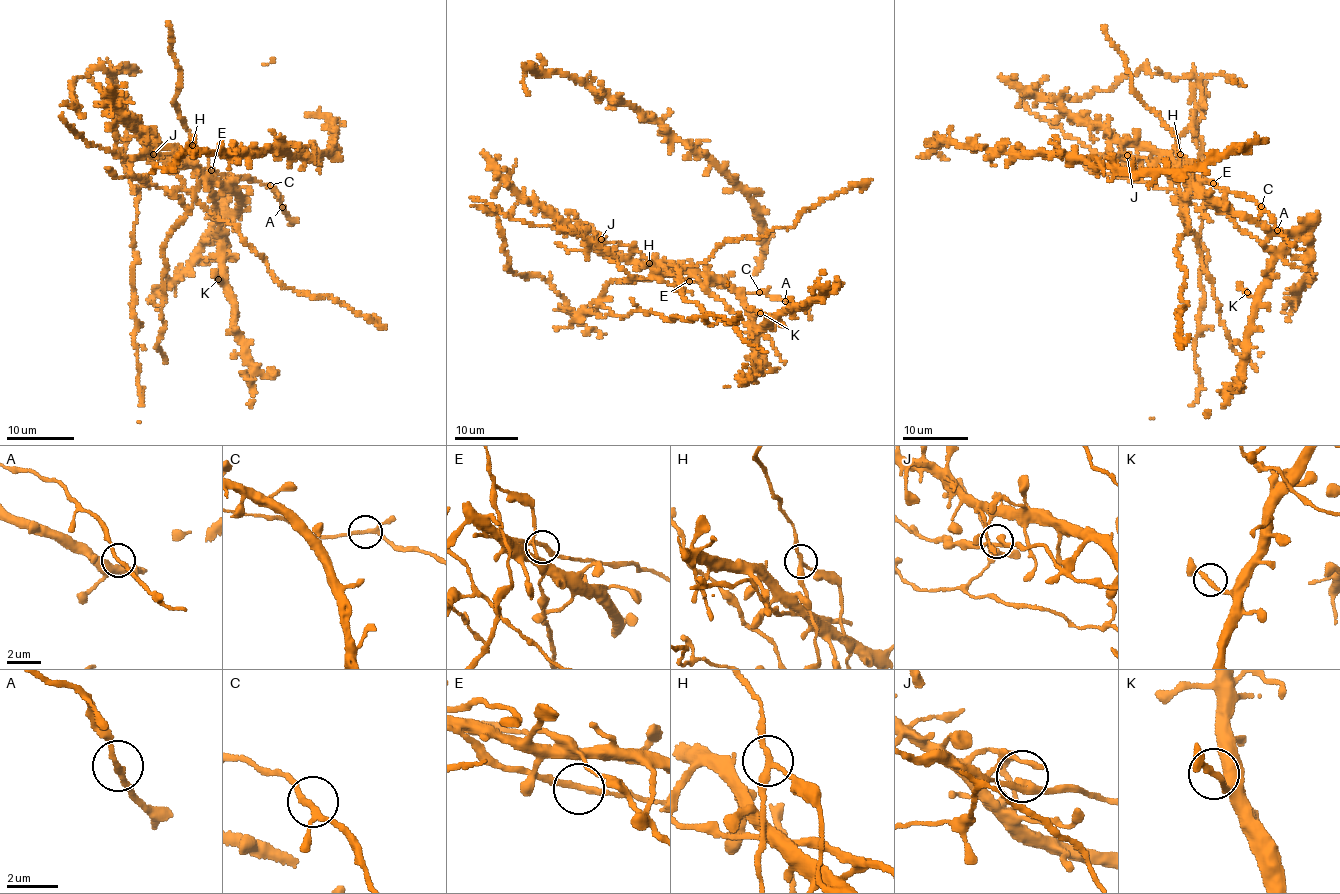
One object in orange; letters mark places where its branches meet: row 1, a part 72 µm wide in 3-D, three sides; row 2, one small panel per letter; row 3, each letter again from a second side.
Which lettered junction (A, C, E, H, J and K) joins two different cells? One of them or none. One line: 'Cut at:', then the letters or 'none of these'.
Cut at: H

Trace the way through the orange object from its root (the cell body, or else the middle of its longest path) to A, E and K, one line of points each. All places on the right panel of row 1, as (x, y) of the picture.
A: (1232, 193), (1257, 200), (1277, 230)
E: (1232, 193), (1216, 188), (1213, 183)
K: (1232, 193), (1210, 181), (1200, 186), (1207, 201), (1276, 255), (1269, 282), (1255, 296), (1247, 292)

